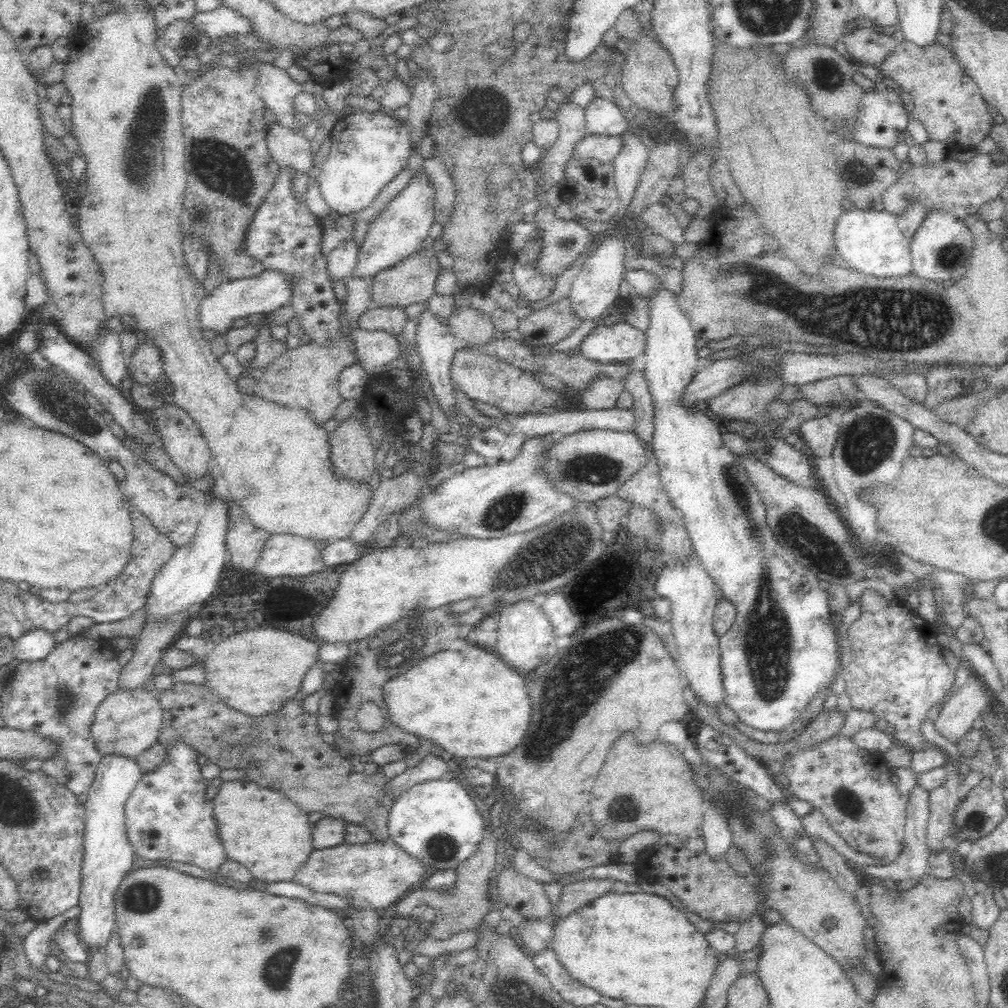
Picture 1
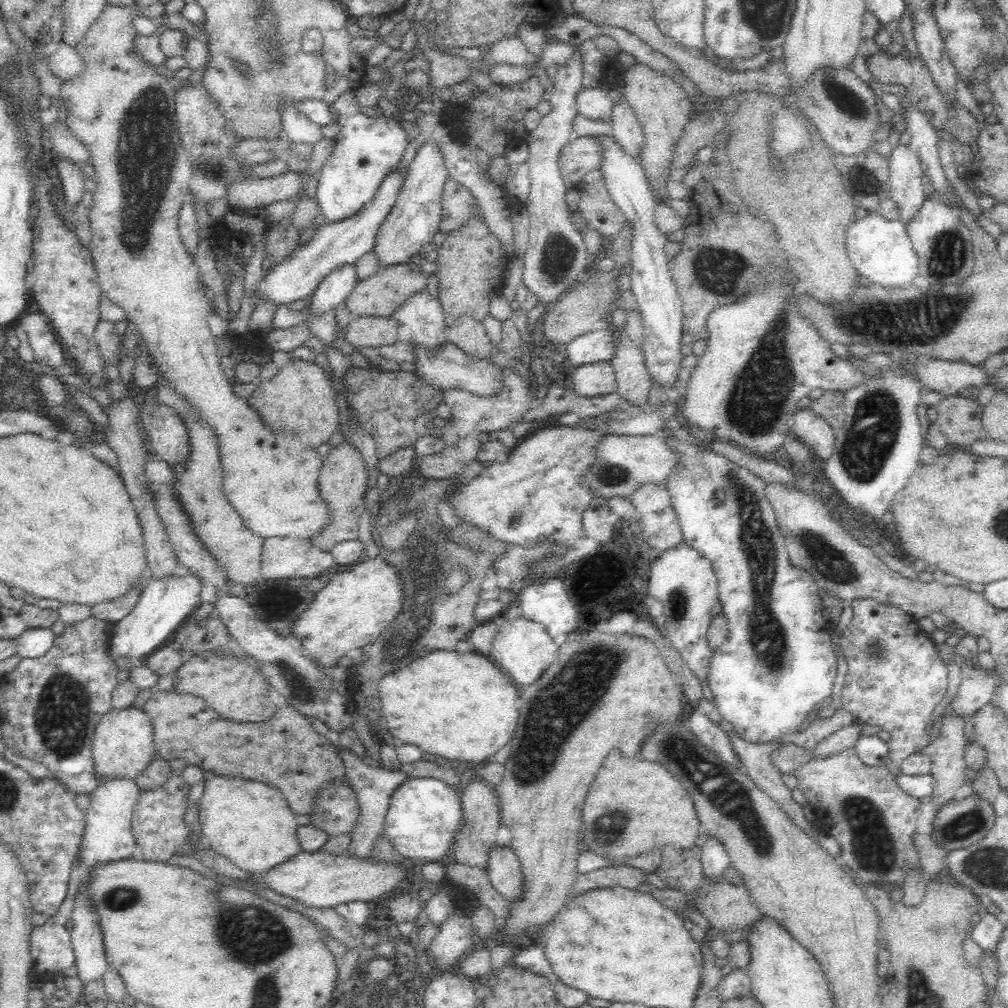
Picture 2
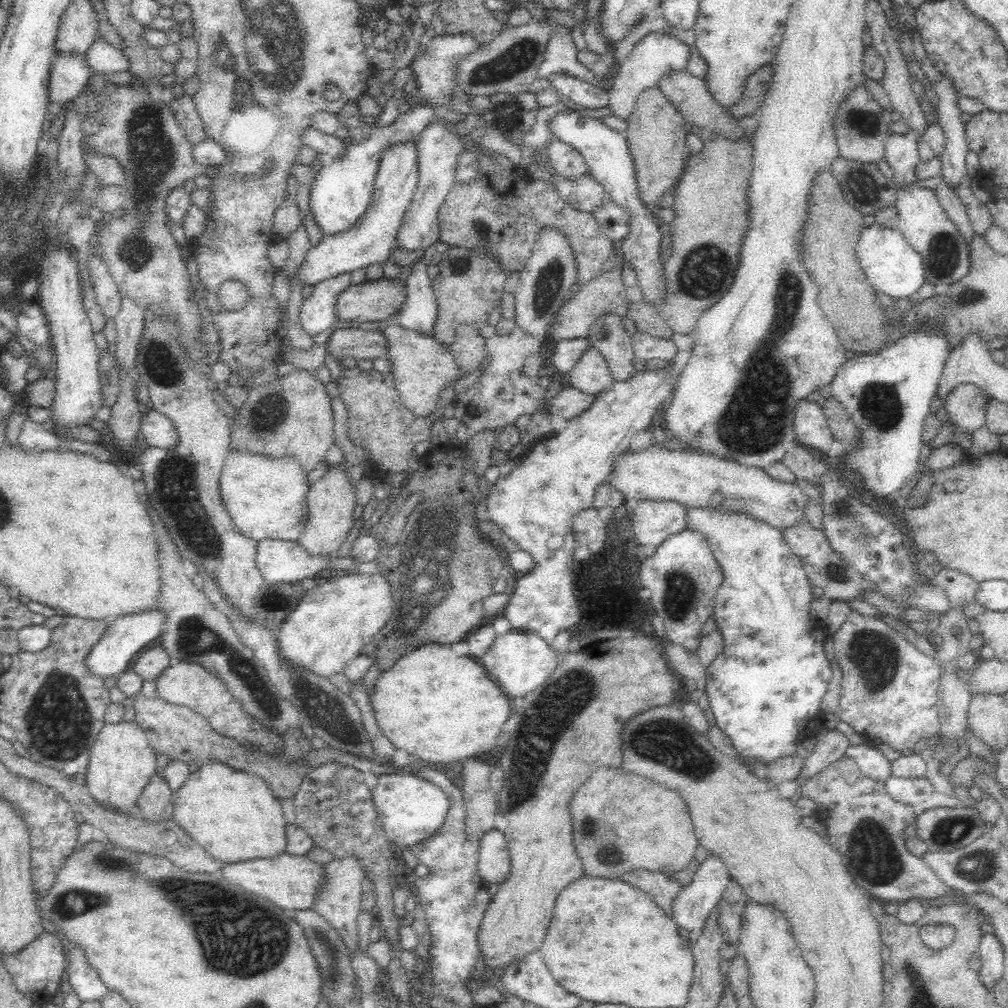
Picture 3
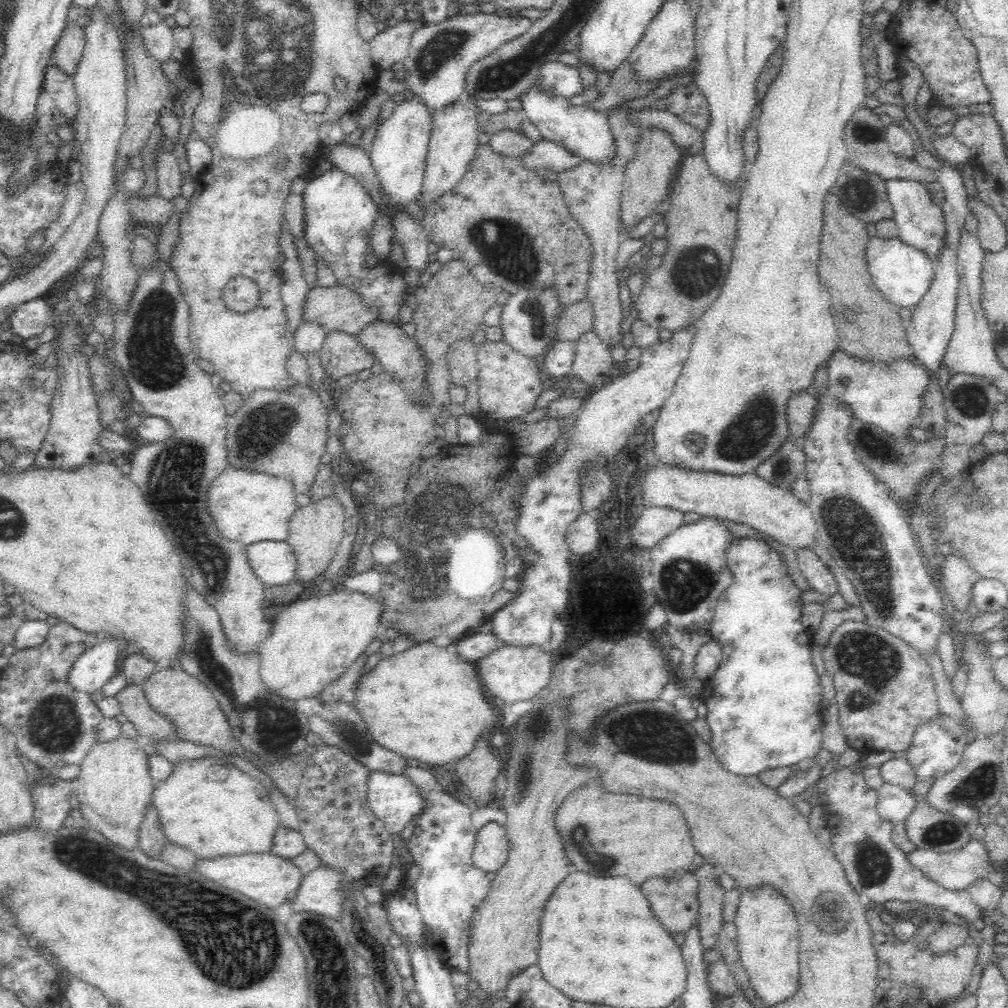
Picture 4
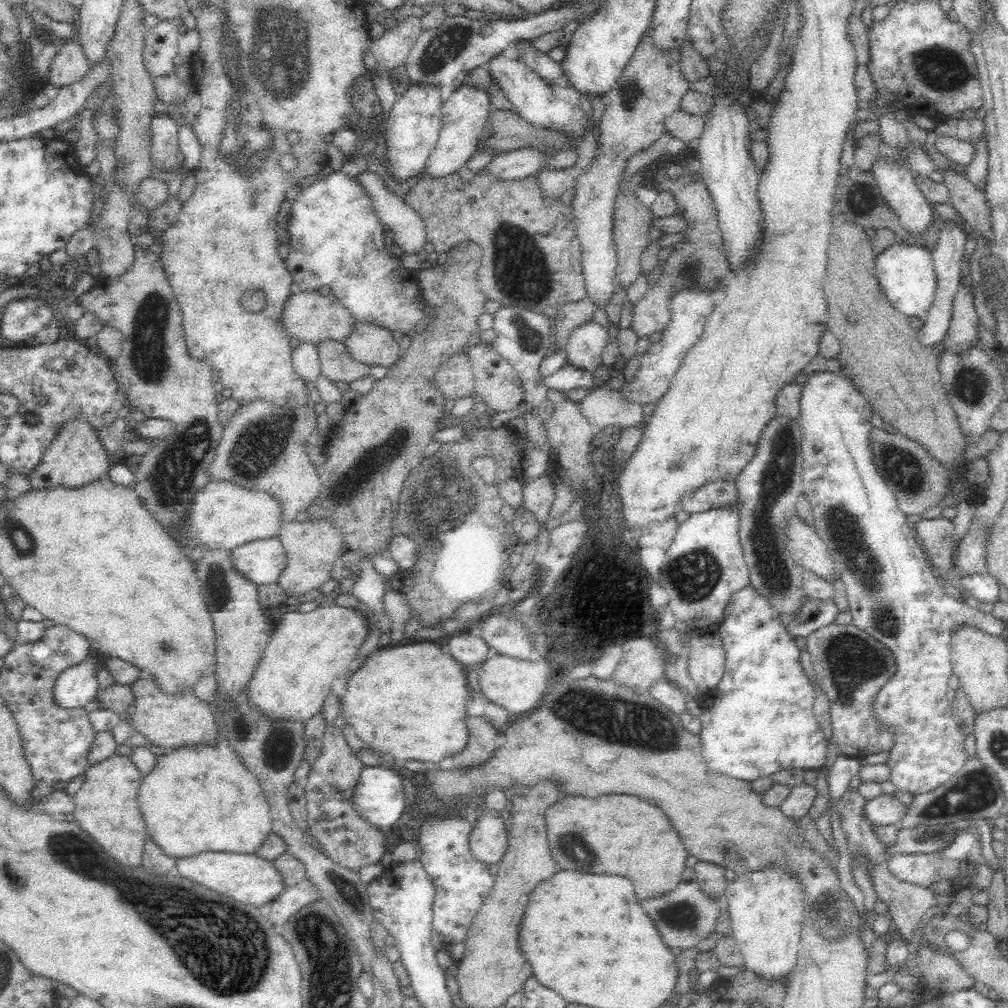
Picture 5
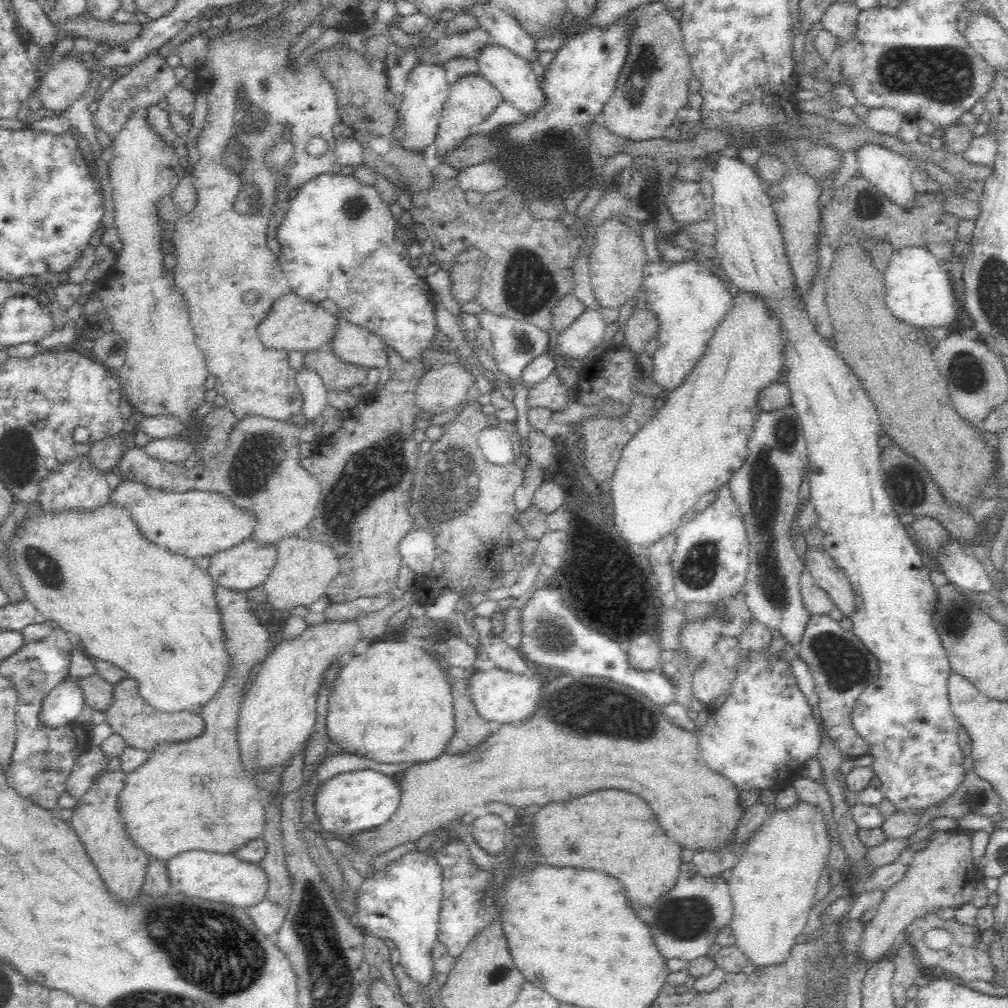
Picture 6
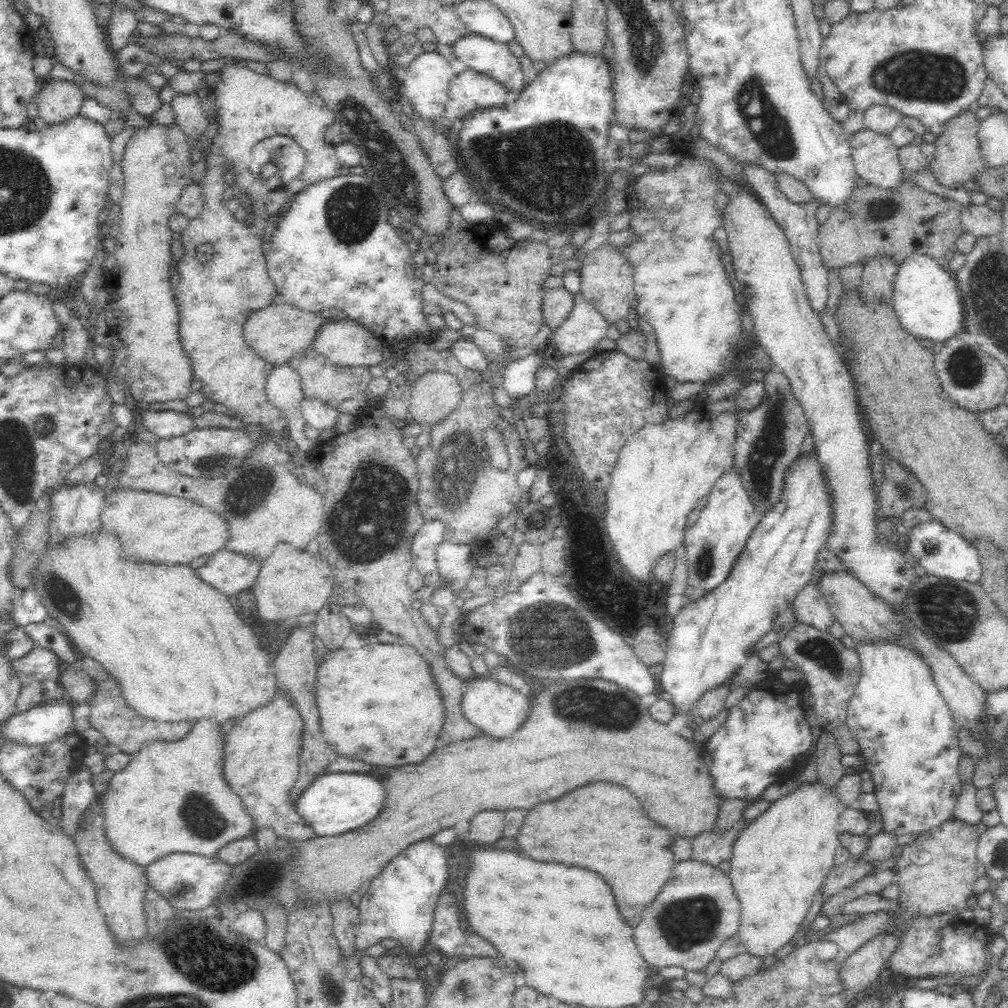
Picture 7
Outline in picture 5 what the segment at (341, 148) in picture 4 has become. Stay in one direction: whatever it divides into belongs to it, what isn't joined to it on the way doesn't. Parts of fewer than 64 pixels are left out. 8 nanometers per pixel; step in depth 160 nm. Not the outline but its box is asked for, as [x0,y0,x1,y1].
[354,170,427,255]

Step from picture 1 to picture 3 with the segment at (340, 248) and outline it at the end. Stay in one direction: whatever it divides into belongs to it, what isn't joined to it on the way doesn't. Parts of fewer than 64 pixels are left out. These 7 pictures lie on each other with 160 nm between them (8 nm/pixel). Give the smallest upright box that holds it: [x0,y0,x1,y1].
[299,272,352,333]

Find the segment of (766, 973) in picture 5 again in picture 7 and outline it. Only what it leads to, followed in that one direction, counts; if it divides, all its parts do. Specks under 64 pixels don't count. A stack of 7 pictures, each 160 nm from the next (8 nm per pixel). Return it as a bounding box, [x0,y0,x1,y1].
[728,782,840,960]

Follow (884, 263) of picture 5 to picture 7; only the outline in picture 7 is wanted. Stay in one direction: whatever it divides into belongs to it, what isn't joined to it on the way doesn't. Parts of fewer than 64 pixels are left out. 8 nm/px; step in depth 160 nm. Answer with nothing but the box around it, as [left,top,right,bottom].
[890,252,964,342]

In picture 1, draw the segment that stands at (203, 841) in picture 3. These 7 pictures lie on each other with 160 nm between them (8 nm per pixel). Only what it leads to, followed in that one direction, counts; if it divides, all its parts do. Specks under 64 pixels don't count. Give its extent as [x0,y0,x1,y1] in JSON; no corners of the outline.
[214,779,315,881]

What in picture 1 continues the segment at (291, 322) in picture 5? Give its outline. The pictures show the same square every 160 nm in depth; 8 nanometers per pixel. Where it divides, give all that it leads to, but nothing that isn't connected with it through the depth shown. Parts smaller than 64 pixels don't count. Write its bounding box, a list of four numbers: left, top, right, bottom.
[369,248,443,307]

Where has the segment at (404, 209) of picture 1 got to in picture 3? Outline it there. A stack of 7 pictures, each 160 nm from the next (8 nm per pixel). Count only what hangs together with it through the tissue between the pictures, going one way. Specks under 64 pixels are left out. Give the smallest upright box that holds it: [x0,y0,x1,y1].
[394,121,465,252]

